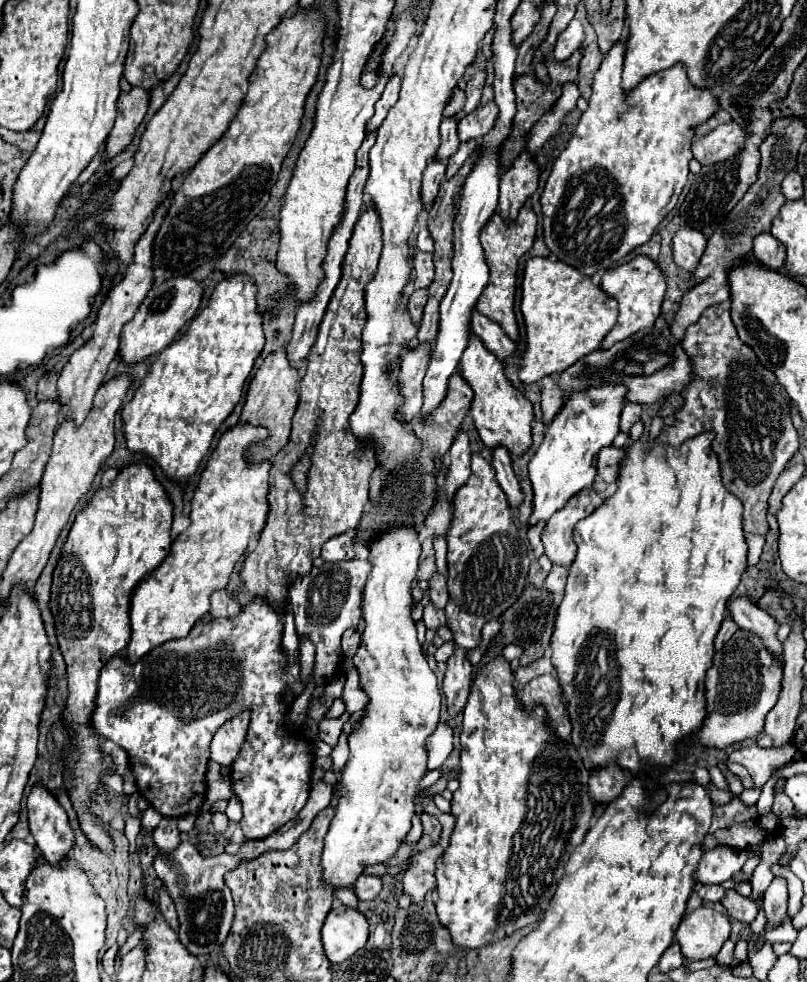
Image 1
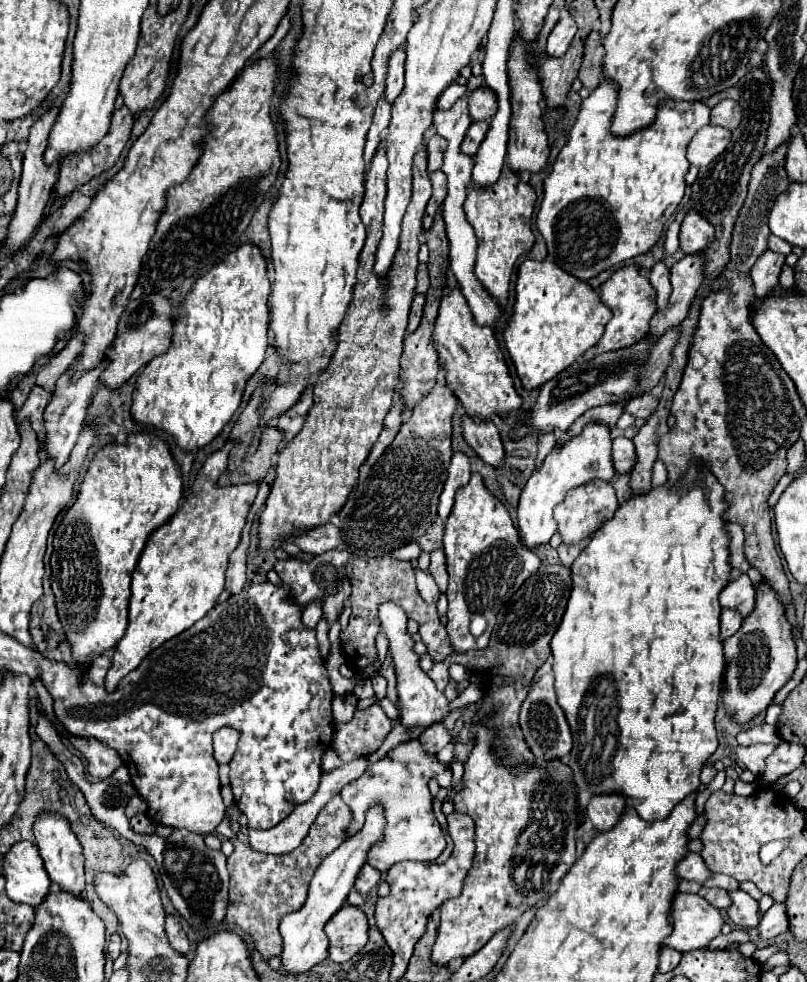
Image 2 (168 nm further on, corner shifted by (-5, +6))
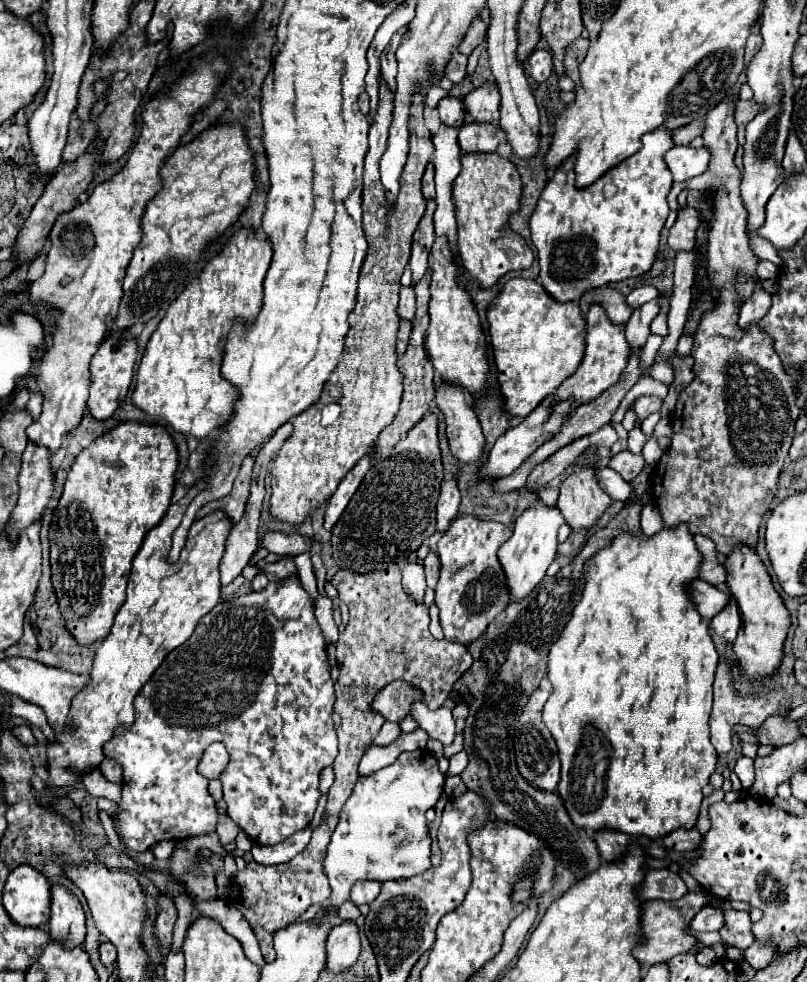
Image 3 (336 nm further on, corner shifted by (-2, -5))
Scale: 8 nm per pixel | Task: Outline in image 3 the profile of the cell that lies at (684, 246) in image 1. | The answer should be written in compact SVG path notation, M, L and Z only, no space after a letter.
M689 205L679 209L677 221L669 231L669 239L667 239L669 247L673 251L689 251L695 245L695 231L699 227L699 221L701 221L701 215L697 209Z

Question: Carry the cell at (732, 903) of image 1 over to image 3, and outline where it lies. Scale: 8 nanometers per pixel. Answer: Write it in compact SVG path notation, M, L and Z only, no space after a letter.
M727 909L727 911L723 911L723 915L725 915L725 925L719 931L723 945L725 947L737 947L739 951L745 951L753 943L749 913Z

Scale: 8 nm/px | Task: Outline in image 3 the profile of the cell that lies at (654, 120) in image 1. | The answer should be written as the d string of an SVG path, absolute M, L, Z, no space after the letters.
M657 129L645 135L643 147L629 159L621 161L617 167L607 171L591 187L575 187L575 157L569 157L553 175L553 179L543 189L537 209L531 217L531 239L539 257L539 279L545 291L555 301L577 301L589 289L603 287L607 283L625 281L629 277L639 277L647 273L655 261L659 249L659 233L667 221L667 193L671 189L671 173L663 165L663 153L673 147L671 131Z

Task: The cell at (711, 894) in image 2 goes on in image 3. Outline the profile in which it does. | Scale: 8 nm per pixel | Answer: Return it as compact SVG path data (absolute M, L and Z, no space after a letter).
M705 905L689 925L693 931L719 931L723 927L723 913Z

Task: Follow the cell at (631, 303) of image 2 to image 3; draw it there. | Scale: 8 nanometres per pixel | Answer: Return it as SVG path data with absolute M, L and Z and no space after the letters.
M591 305L589 313L585 315L587 321L587 333L585 333L585 355L581 365L577 367L577 371L565 379L559 389L553 393L555 403L561 401L571 401L571 413L575 413L575 409L579 405L585 405L593 399L597 399L605 389L609 389L613 383L619 381L621 371L625 369L627 361L629 361L629 343L625 339L625 325L611 325L611 321L607 321L603 307L601 305Z

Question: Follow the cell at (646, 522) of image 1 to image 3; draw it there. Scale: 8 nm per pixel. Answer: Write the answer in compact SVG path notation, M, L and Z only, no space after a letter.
M679 525L675 529L663 529L655 537L627 537L619 535L611 549L601 549L587 561L585 569L585 589L579 605L573 611L571 621L563 629L563 635L549 651L549 681L553 685L553 693L543 709L543 723L551 731L561 761L561 781L557 787L559 797L571 817L571 821L585 831L601 831L613 829L627 835L645 835L649 839L665 837L675 829L691 829L697 823L703 793L701 789L709 783L711 773L715 771L717 753L709 741L709 713L713 705L713 677L719 653L709 635L707 623L693 609L693 603L687 593L687 583L697 579L697 569L701 563L701 553L695 549L693 535L687 533L687 525Z

